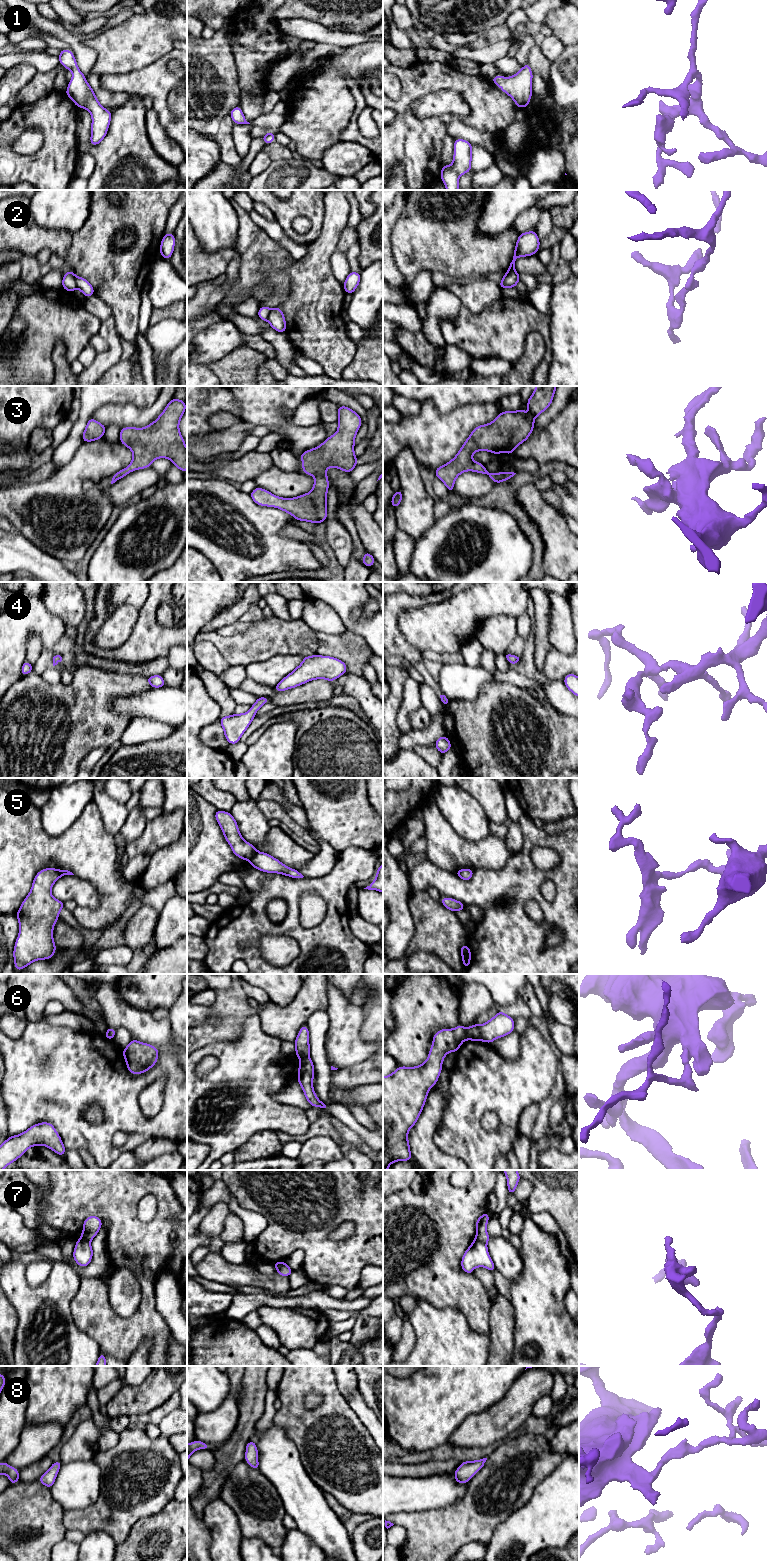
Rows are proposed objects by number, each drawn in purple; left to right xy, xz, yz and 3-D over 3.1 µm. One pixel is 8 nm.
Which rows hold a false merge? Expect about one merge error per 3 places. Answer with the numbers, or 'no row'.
2, 5, 6, 7

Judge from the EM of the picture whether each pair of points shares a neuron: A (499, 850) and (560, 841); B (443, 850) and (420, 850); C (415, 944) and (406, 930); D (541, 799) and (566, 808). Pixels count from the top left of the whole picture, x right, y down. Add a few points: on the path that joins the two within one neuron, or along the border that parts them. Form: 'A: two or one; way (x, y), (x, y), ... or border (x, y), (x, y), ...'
A: two; border (512, 854), (501, 869), (493, 869)
B: two; border (423, 836), (425, 840), (425, 857)
C: two; border (411, 914), (413, 935), (404, 952)
D: one; way (547, 799), (560, 805)

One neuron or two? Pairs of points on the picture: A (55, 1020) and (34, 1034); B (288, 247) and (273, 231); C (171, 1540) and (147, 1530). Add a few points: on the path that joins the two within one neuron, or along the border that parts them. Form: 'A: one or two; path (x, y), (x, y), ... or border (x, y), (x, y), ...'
A: two; border (43, 1017), (50, 1024), (68, 1026), (73, 1030)
B: one; path (285, 243), (277, 235)
C: one; path (165, 1540), (157, 1540), (153, 1536)

